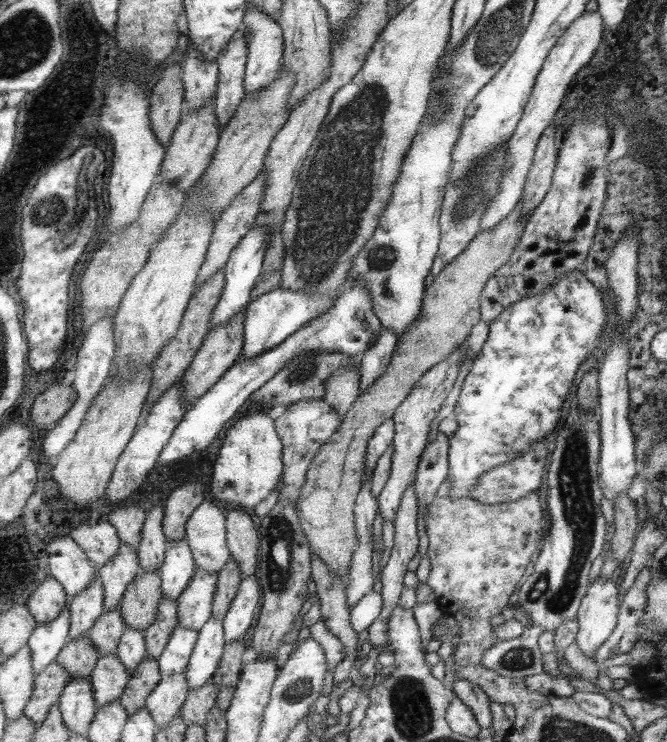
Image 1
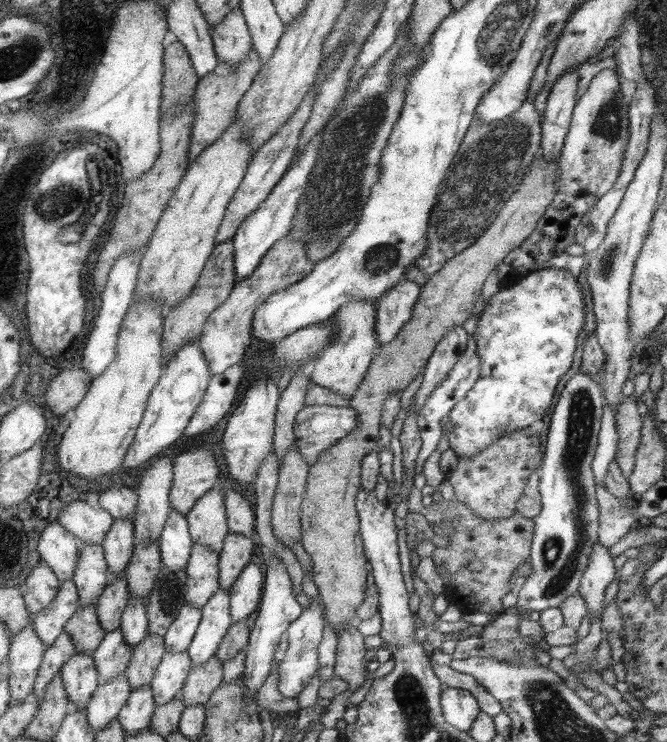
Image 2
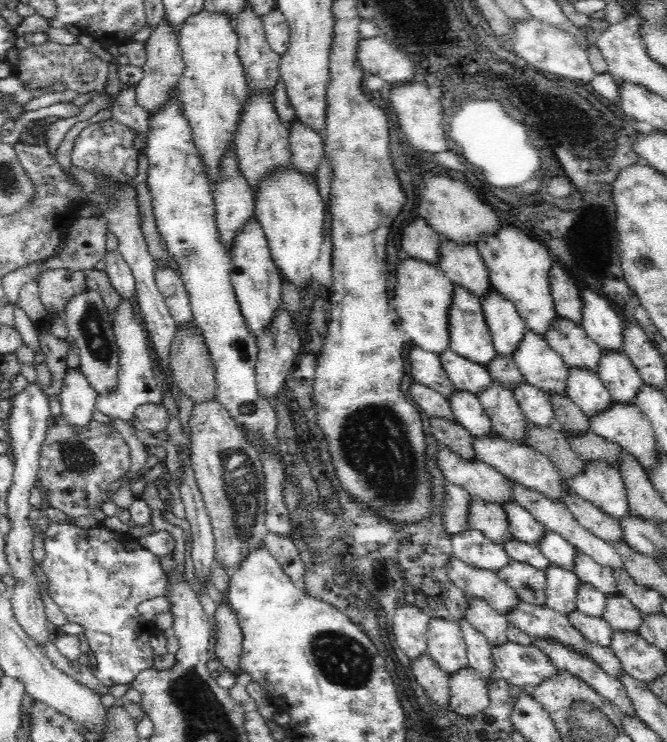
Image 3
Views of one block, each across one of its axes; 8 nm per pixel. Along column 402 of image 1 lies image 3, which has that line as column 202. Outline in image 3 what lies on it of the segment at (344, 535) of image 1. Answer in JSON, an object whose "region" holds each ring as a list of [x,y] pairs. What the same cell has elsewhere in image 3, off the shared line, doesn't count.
{"region":[[[197,326],[180,328],[177,330],[172,342],[170,342],[170,368],[174,382],[186,396],[193,400],[194,404],[206,404],[217,400],[217,382],[215,368],[204,342],[202,331]]]}

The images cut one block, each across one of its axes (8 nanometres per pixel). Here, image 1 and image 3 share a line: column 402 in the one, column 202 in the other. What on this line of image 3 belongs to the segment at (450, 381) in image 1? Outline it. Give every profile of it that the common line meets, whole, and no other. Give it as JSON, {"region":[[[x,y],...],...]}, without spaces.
{"region":[[[217,400],[194,404],[188,420],[192,431],[191,472],[202,495],[203,508],[214,536],[215,560],[232,576],[242,568],[250,553],[261,549],[267,533],[265,527],[265,472],[259,452],[250,445],[226,407]]]}

